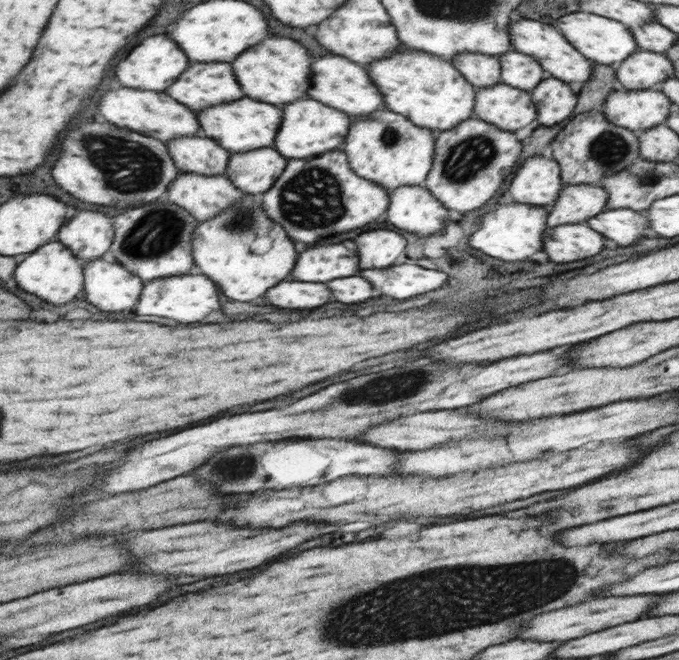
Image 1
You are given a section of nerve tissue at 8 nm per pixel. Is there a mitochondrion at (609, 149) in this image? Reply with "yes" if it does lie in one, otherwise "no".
yes

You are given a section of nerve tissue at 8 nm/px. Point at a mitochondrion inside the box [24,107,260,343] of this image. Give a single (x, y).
(125, 166)

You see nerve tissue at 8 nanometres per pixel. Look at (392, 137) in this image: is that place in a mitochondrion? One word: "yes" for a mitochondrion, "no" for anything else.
yes

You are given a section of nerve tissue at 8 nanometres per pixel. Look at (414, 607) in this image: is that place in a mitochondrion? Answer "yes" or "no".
yes

